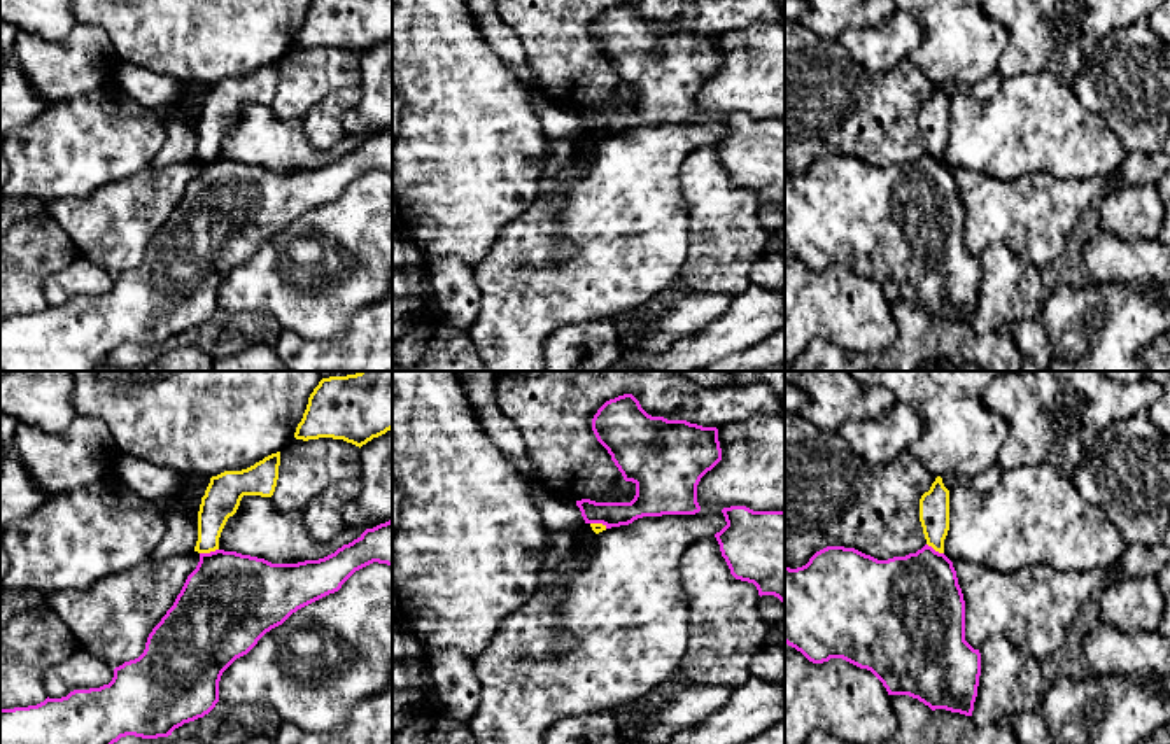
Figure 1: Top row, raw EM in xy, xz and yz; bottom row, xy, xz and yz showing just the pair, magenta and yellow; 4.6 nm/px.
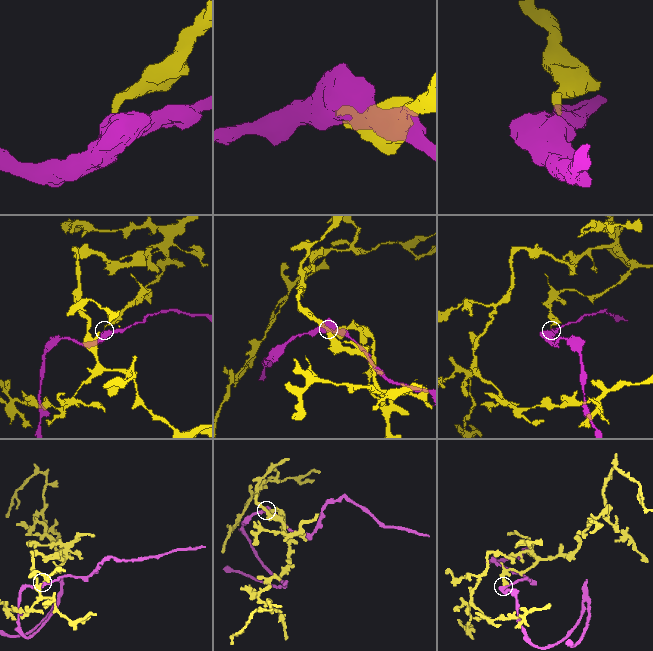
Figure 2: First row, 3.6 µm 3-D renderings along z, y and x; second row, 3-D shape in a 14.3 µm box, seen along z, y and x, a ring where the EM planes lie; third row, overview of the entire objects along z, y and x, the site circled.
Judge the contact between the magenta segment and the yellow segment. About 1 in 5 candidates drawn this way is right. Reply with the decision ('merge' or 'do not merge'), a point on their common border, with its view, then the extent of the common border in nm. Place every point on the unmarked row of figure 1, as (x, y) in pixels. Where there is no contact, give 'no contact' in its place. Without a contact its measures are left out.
do not merge; contact xy (211, 160); length 90 nm

